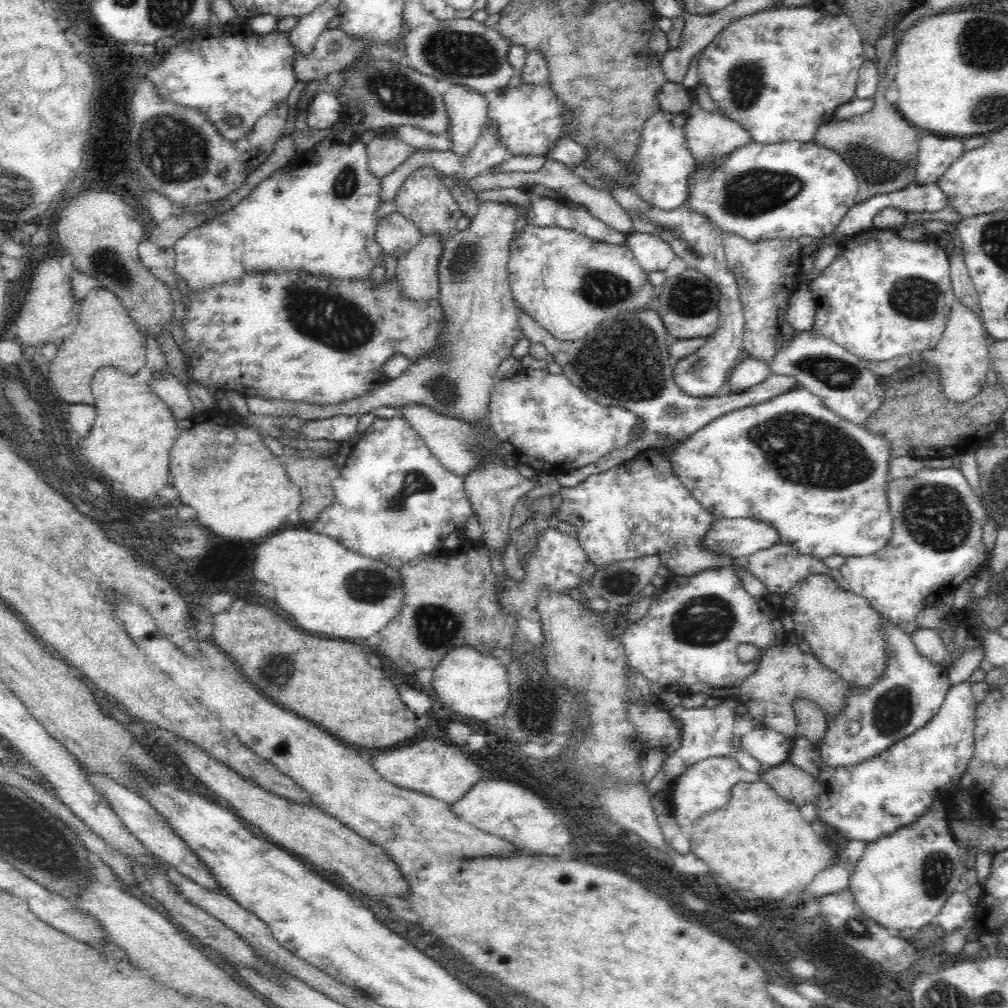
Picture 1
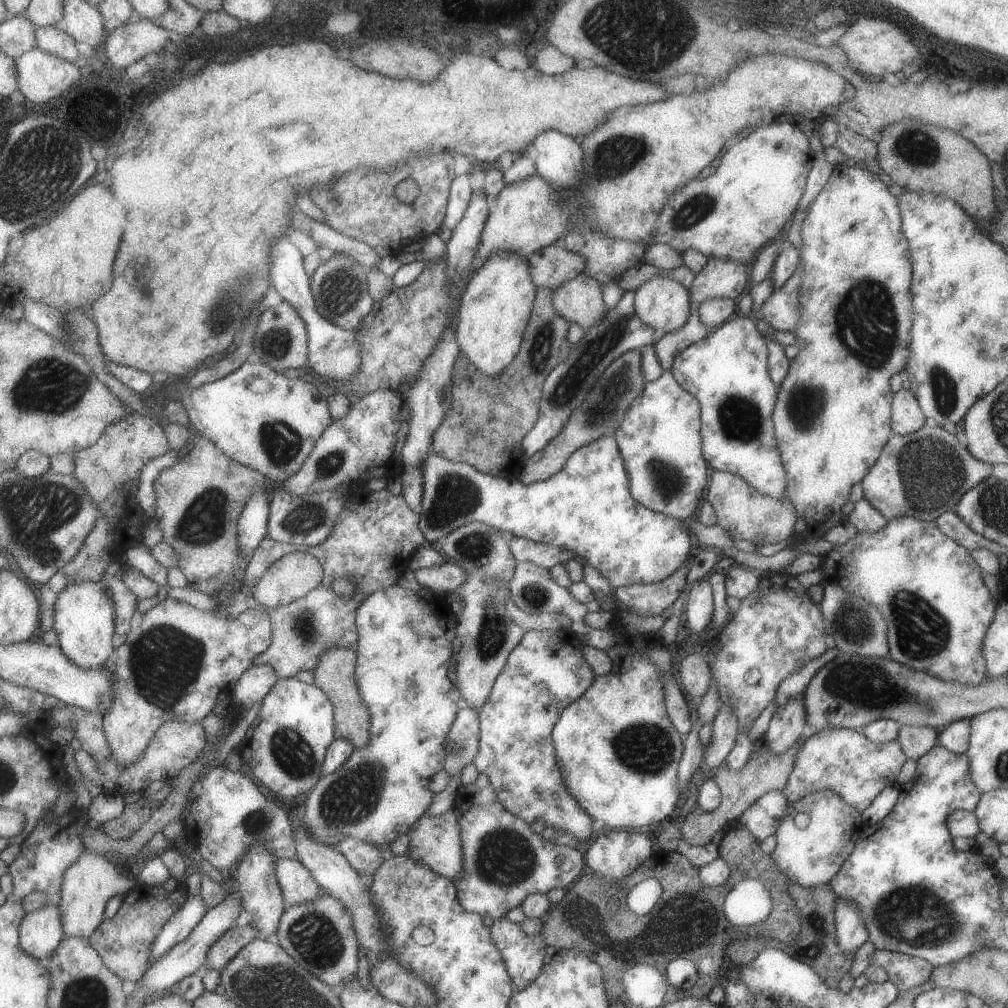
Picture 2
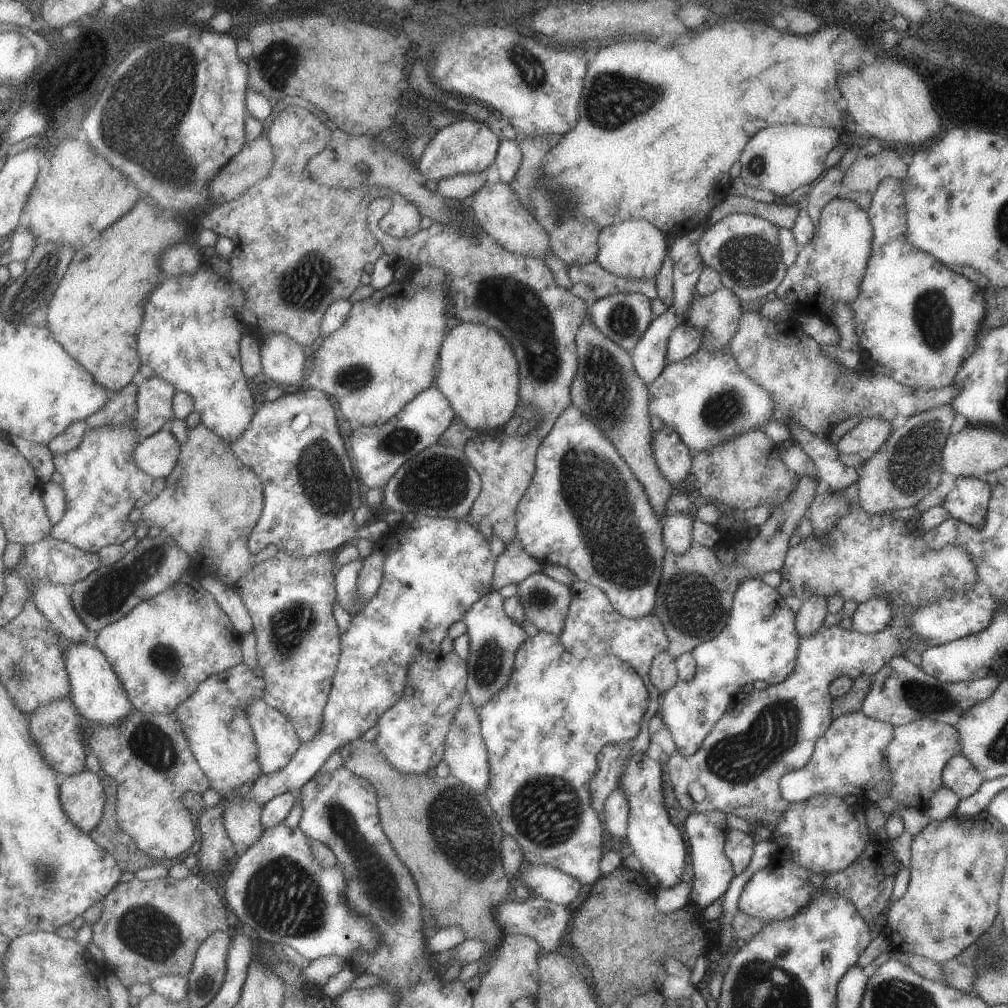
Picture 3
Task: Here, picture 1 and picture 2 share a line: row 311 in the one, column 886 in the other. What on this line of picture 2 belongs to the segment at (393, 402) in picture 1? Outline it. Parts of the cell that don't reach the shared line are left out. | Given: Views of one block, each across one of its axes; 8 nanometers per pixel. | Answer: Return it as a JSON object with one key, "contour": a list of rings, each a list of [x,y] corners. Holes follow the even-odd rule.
{"contour":[[[923,426],[919,428],[915,434],[907,434],[907,436],[891,436],[877,462],[873,464],[873,468],[865,474],[865,478],[861,480],[863,486],[863,498],[875,508],[879,510],[887,520],[891,518],[903,518],[903,516],[913,516],[921,522],[935,522],[941,514],[945,512],[955,512],[959,500],[965,496],[965,492],[969,492],[973,486],[977,486],[981,480],[989,478],[989,466],[981,460],[975,460],[967,448],[963,448],[955,436],[951,436],[951,432],[941,430],[939,426],[931,428],[931,426]]]}

